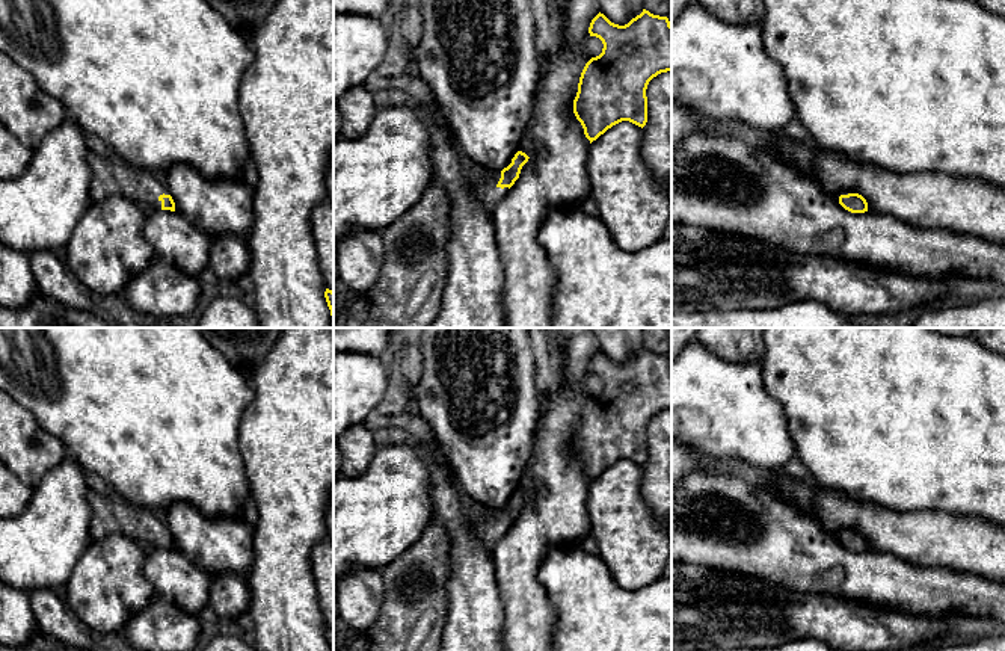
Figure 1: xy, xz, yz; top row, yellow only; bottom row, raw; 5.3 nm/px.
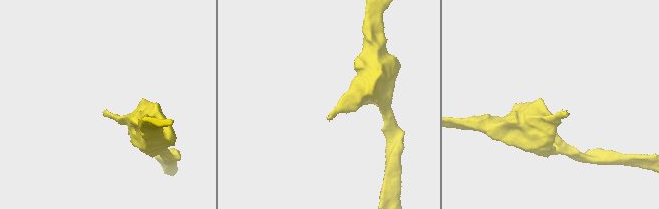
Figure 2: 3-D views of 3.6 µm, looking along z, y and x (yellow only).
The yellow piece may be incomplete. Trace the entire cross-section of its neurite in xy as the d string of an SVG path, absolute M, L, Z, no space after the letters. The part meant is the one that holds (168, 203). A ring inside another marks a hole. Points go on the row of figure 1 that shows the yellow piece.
M91 153L89 166L92 180L89 187L91 202L101 202L113 195L122 195L148 210L175 211L175 202L160 175L127 163L112 154Z

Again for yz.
M848 193L839 196L839 204L851 213L865 213L868 211L866 199L859 193Z

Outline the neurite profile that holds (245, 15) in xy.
M205 0L235 30L250 36L279 0Z

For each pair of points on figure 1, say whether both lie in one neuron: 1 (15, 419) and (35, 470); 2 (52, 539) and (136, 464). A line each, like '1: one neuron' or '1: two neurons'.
1: one neuron
2: two neurons

